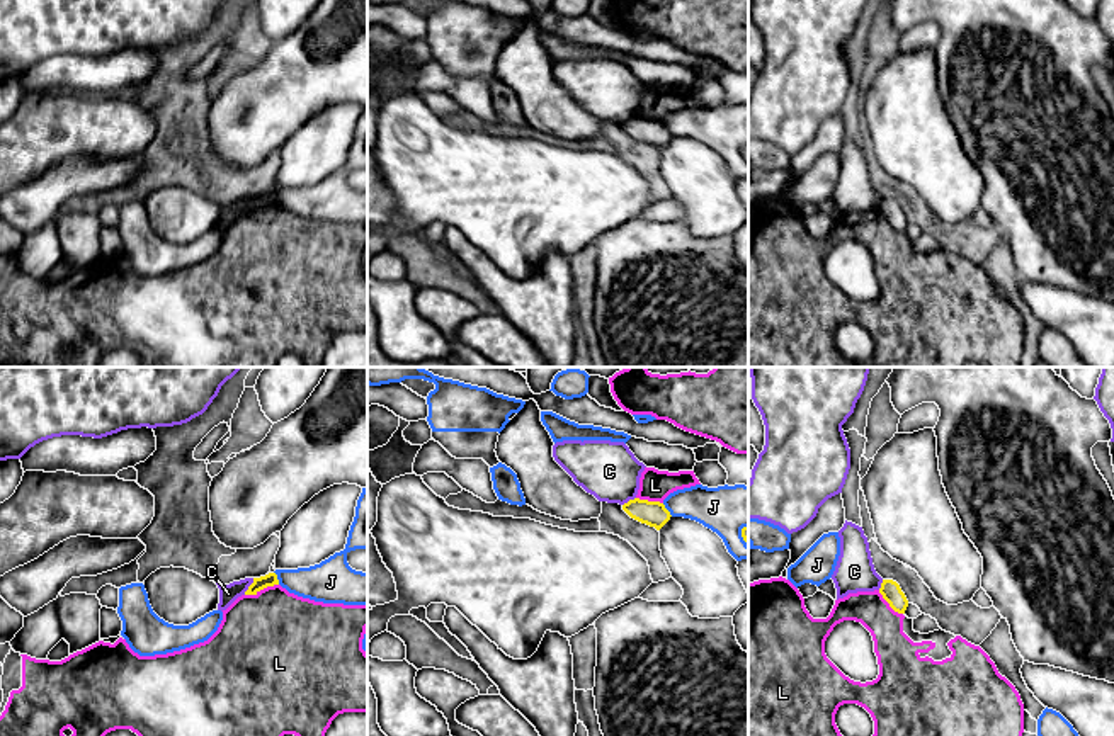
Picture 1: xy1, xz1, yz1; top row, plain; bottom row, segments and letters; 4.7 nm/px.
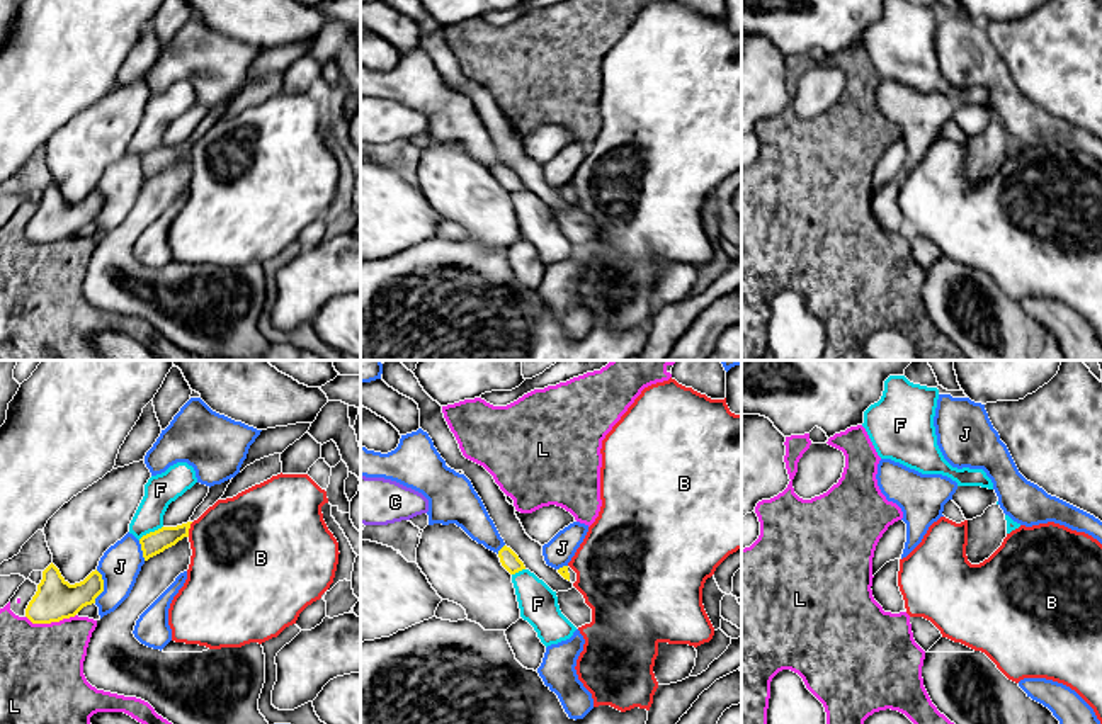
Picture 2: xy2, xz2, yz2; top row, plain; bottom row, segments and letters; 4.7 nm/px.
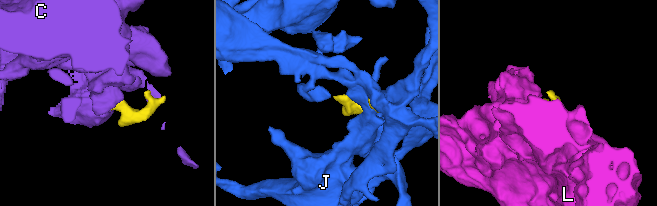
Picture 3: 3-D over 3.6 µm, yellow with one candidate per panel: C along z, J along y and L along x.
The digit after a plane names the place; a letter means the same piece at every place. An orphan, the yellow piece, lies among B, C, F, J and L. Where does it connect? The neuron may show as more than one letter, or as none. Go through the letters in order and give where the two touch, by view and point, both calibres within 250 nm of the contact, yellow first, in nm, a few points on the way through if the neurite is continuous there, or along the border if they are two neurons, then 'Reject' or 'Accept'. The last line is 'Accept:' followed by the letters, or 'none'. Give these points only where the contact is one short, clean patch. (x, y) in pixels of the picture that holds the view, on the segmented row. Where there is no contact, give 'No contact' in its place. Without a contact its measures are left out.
B: Touches yellow at xy2 (189, 527). Thickness 110 nm (yellow) against 440 nm. Boundary: xy2 (193, 522), (187, 536). Reject
C: Touches yellow at xy1 (249, 587). Thickness 60 nm (yellow) against 90 nm. Boundary: xy1 (254, 578), (244, 594). Reject
F: Touches yellow at xy2 (150, 532). Thickness 110 nm (yellow) against 150 nm. Boundary: xy2 (162, 526), (138, 539). Reject
J: Touches yellow at xy2 (102, 587). Thickness 190 nm (yellow) against 190 nm. Reject
L: Touches yellow at xy2 (50, 622). Thickness 190 nm (yellow) against 400 nm. Reject
Accept: none

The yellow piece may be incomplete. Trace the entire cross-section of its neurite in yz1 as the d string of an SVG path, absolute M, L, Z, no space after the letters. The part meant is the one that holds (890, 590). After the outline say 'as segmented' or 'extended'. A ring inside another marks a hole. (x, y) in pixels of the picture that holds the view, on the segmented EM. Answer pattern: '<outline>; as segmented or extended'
M883 580L879 593L895 612L905 614L908 607L908 600L896 581Z; as segmented

